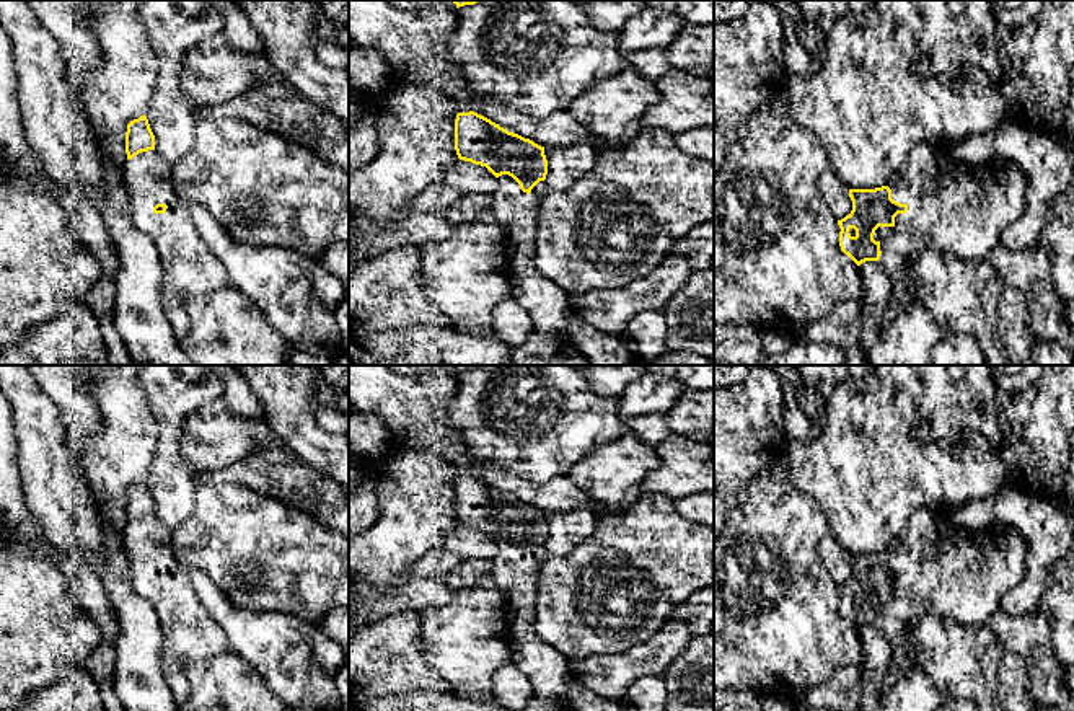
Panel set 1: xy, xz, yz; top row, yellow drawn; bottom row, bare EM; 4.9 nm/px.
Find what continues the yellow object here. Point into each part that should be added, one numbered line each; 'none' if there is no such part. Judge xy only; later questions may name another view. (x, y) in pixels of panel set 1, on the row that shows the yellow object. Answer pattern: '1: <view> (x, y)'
1: xy (189, 268)

